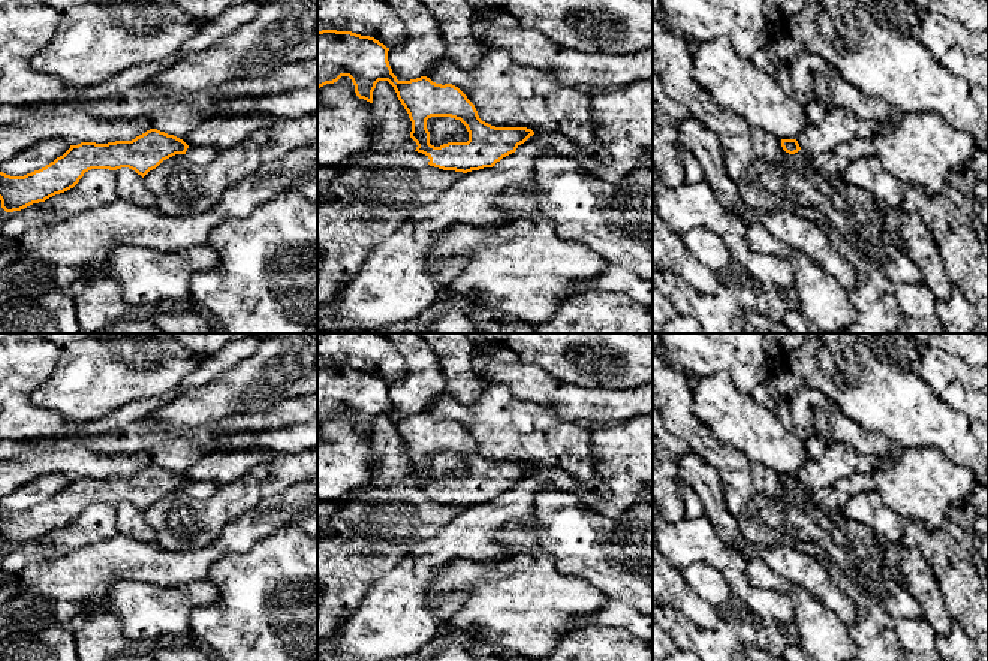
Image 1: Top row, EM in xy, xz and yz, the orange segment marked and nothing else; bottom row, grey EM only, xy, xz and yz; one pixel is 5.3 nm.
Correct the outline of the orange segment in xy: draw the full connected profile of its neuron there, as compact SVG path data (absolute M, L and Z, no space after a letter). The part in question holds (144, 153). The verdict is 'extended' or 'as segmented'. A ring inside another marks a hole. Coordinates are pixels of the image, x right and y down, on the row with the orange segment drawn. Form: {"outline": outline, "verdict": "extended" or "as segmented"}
{"outline": "M150 129L132 141L108 144L81 142L45 167L24 176L0 172L0 200L6 212L21 211L33 203L73 188L91 169L117 170L129 167L142 178L163 160L186 154L196 165L208 165L220 148L213 145L189 147L183 139Z", "verdict": "extended"}

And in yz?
{"outline": "M855 138L837 144L832 150L823 150L810 154L802 150L796 139L781 139L781 147L789 154L796 154L810 162L817 170L829 175L834 181L840 181L846 167L856 159L876 156L873 139Z", "verdict": "extended"}

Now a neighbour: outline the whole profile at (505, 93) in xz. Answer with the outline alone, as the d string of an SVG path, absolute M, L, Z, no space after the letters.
M485 51L473 66L457 67L442 57L425 75L436 84L458 87L475 105L482 121L495 127L527 127L533 132L561 135L588 157L611 162L608 150L594 135L590 94L563 84L552 72L522 66L507 51Z

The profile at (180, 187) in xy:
M257 129L243 142L220 148L208 165L196 165L186 154L163 160L144 176L145 188L154 197L153 206L172 217L207 212L229 187L260 169L260 151L268 141L269 132Z

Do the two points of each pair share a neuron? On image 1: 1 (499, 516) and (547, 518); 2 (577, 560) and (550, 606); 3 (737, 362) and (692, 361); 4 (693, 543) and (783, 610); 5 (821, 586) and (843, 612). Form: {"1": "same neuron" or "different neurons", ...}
{"1": "different neurons", "2": "different neurons", "3": "same neuron", "4": "same neuron", "5": "same neuron"}

